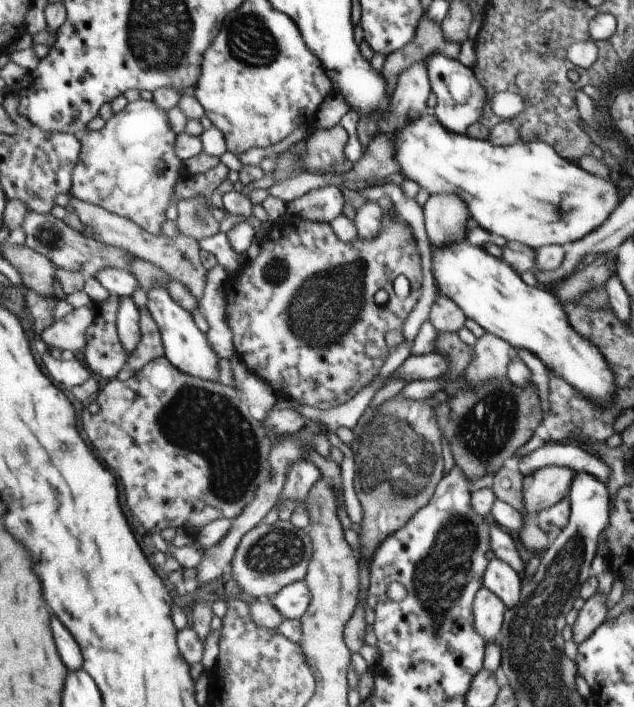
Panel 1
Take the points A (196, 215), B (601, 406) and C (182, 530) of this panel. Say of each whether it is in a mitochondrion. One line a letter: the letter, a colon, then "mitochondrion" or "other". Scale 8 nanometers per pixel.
A: mitochondrion
B: other
C: other

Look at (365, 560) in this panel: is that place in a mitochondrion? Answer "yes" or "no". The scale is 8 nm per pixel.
no

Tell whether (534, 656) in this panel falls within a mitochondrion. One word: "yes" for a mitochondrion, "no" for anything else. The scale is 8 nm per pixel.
yes

